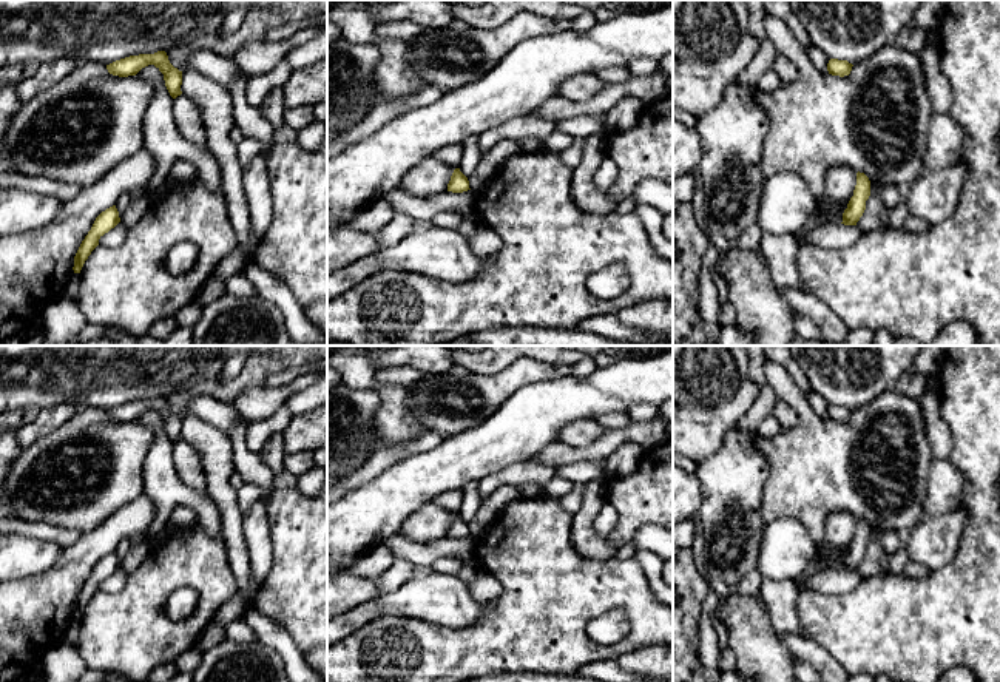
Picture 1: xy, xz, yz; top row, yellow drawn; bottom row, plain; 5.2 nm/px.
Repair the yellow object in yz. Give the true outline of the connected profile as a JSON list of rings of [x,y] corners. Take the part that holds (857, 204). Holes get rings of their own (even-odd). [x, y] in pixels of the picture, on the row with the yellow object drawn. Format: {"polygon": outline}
{"polygon": [[[856,173],[856,185],[853,190],[853,196],[850,198],[847,208],[843,213],[844,225],[856,225],[860,218],[866,210],[866,201],[870,196],[870,181],[864,173]]]}

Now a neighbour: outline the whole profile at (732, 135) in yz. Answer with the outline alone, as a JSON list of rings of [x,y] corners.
[[[730,83],[722,102],[696,119],[702,159],[699,174],[705,190],[704,213],[711,230],[736,239],[758,224],[764,190],[762,147],[770,128],[756,103],[756,86]]]

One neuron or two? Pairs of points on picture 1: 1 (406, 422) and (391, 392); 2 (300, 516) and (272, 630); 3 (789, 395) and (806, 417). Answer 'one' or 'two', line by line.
1: one
2: two
3: one

